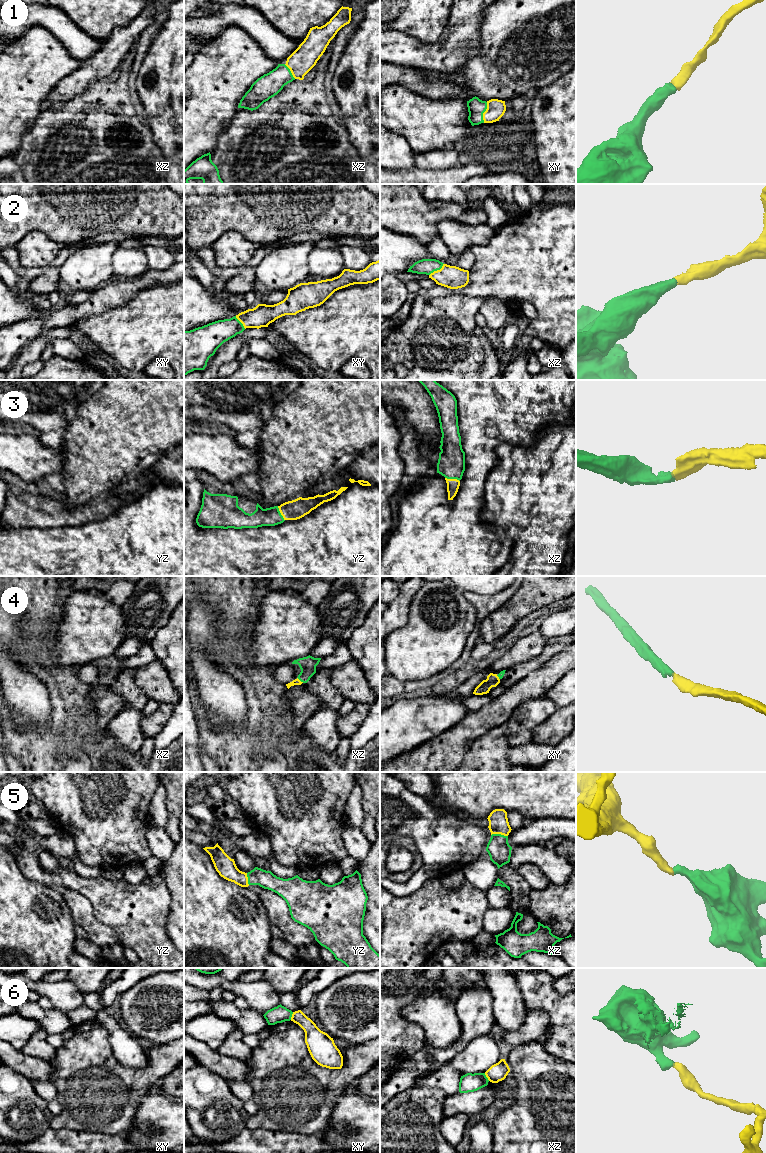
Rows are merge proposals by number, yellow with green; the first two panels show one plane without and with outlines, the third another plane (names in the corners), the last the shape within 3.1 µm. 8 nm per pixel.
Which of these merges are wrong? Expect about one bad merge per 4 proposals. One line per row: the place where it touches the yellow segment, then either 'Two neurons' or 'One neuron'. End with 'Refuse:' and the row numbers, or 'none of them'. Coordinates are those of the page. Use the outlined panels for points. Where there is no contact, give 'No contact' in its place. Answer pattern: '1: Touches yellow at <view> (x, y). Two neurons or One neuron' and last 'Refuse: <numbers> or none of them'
1: Touches yellow at xy (484, 112). One neuron
2: Touches yellow at xz (437, 270). One neuron
3: Touches yellow at xz (452, 479). One neuron
4: Touches yellow at xz (299, 680). One neuron
5: Touches yellow at xz (499, 833). One neuron
6: Touches yellow at xy (292, 1016). Two neurons
Refuse: 6

